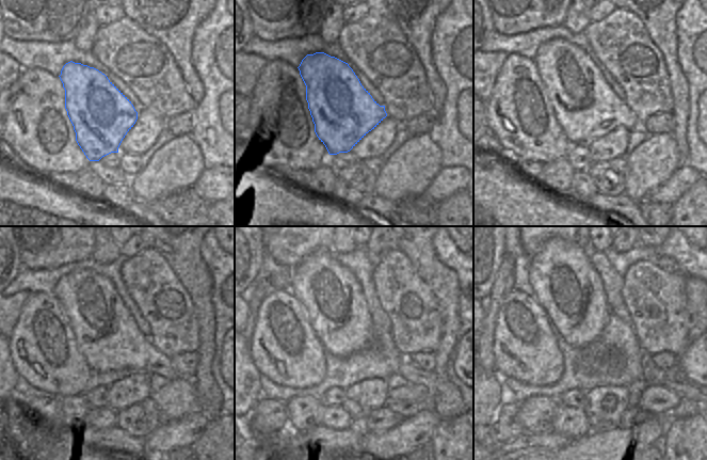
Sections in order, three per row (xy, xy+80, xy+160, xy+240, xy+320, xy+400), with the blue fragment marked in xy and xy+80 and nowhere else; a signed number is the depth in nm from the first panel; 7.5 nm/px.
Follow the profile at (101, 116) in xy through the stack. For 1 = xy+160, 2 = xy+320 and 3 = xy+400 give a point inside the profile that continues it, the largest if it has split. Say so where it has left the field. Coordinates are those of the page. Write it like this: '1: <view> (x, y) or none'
1: xy+160 (587, 108)
2: xy+320 (331, 296)
3: xy+400 (564, 282)

